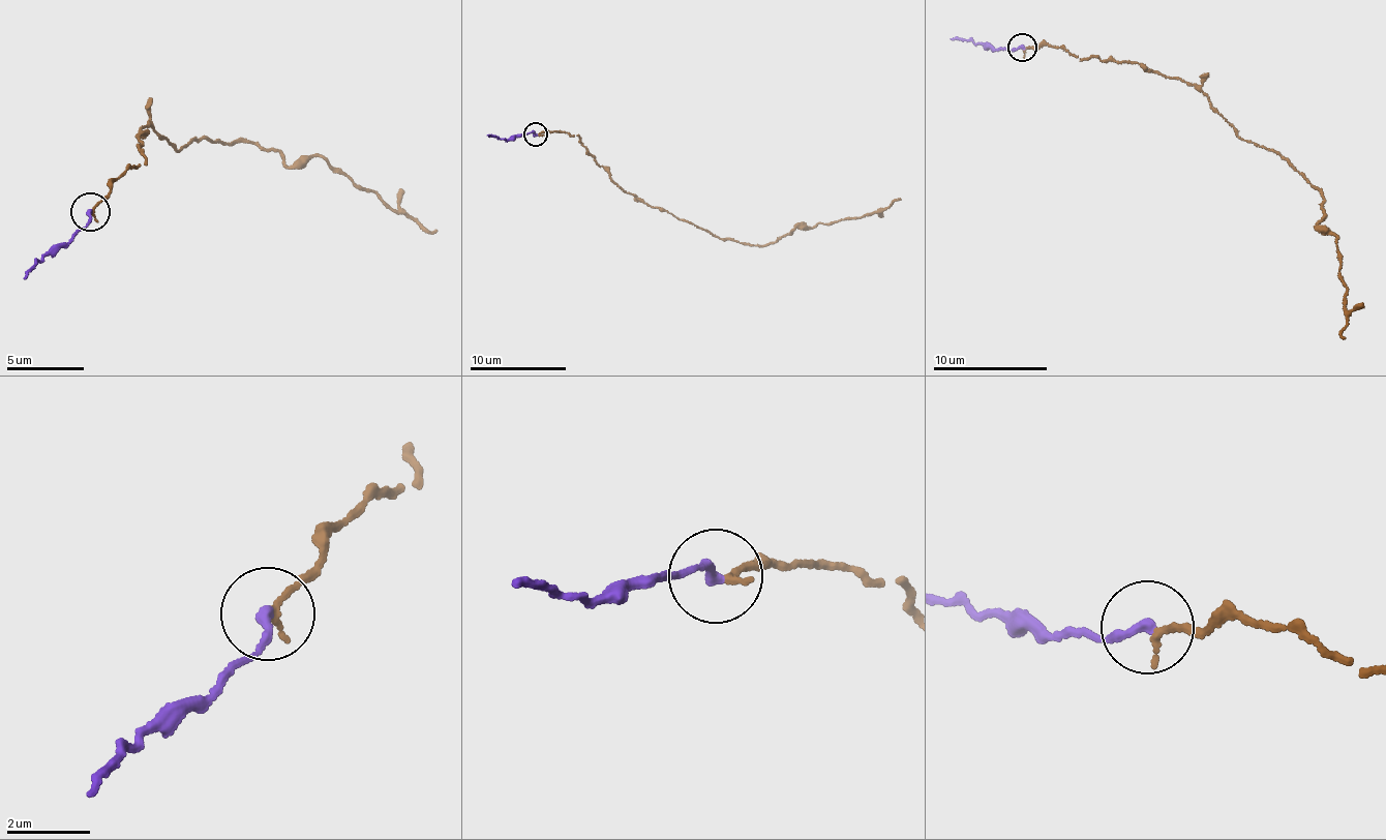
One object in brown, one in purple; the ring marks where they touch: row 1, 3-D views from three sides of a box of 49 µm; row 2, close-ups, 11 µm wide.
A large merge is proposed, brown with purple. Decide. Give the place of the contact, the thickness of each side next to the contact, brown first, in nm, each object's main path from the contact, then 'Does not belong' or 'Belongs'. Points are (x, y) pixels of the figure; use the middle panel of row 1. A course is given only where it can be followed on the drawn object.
Place: (535, 133). Thickness 170 nm (brown) against 260 nm. Course of brown: (537, 134), (573, 133), (621, 187), (649, 206), (721, 239), (760, 246), (794, 227), (864, 217), (901, 199). Course of purple: (535, 134), (532, 132), (507, 140), (487, 136). Belongs

